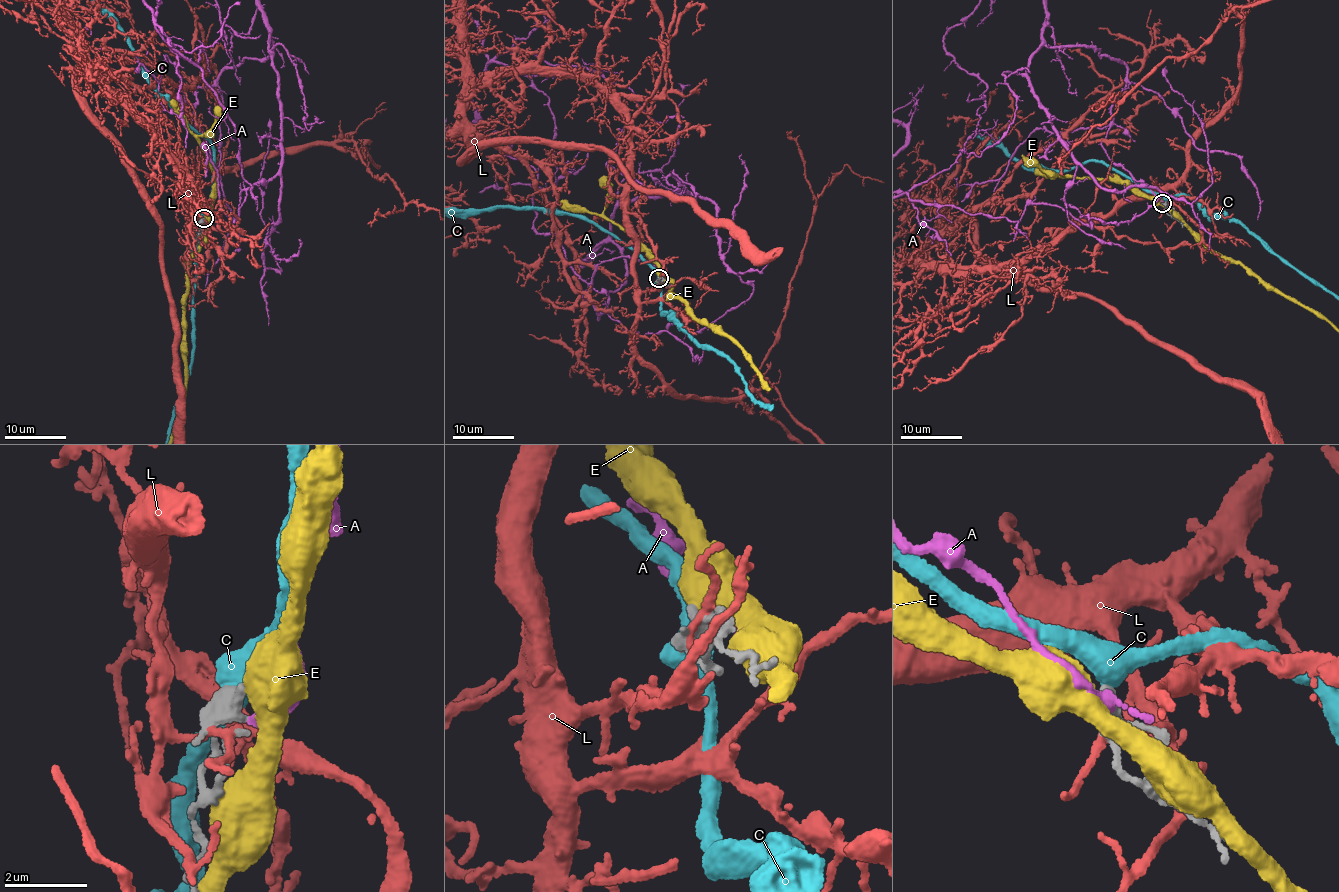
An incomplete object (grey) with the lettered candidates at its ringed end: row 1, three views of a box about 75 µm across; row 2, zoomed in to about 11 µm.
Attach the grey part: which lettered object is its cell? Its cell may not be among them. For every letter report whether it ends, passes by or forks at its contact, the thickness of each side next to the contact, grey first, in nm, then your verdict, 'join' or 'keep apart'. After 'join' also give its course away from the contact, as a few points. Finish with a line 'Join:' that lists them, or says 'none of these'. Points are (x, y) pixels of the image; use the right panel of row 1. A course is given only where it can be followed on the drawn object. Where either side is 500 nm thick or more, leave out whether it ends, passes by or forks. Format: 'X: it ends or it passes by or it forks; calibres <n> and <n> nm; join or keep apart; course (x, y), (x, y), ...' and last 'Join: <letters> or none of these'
A: it passes by; calibres 380 and 200 nm; keep apart
C: calibres 360 and 550 nm; keep apart
E: calibres 280 and 700 nm; keep apart
L: it passes by; calibres 360 and 170 nm; keep apart
Join: none of these

